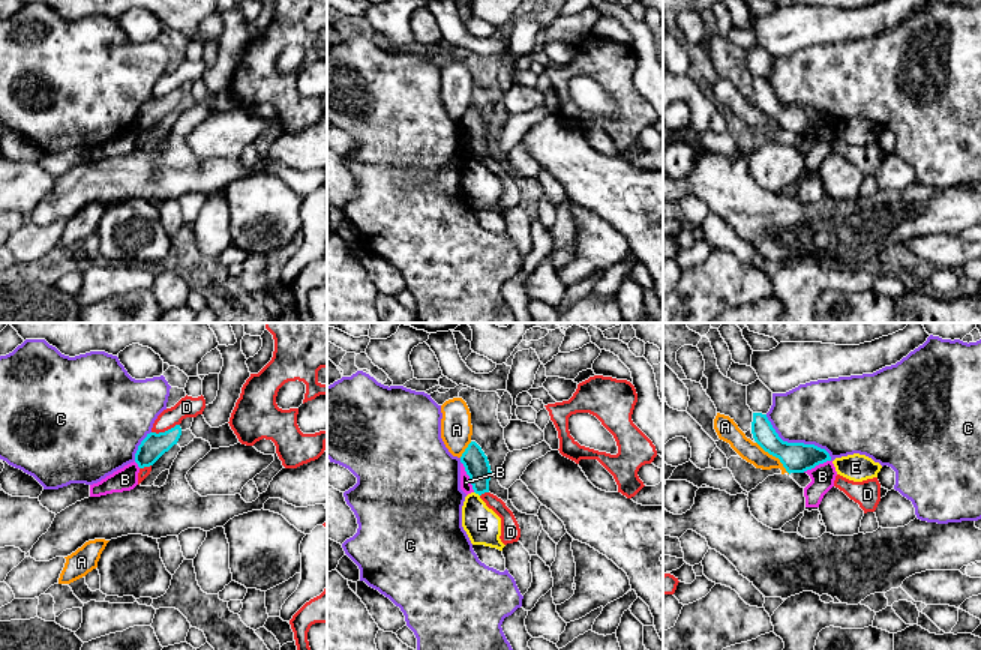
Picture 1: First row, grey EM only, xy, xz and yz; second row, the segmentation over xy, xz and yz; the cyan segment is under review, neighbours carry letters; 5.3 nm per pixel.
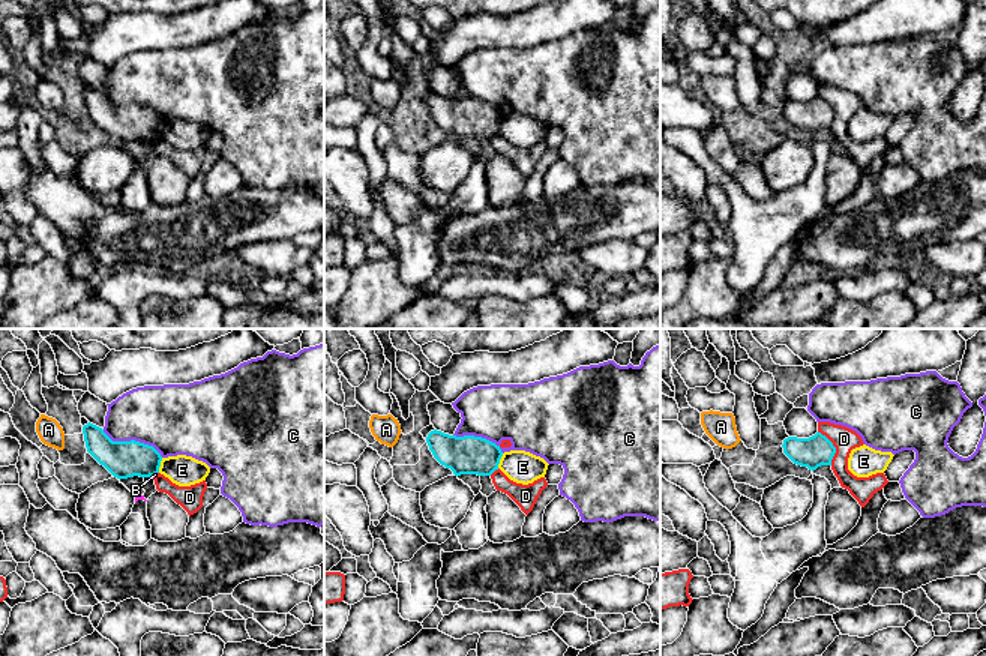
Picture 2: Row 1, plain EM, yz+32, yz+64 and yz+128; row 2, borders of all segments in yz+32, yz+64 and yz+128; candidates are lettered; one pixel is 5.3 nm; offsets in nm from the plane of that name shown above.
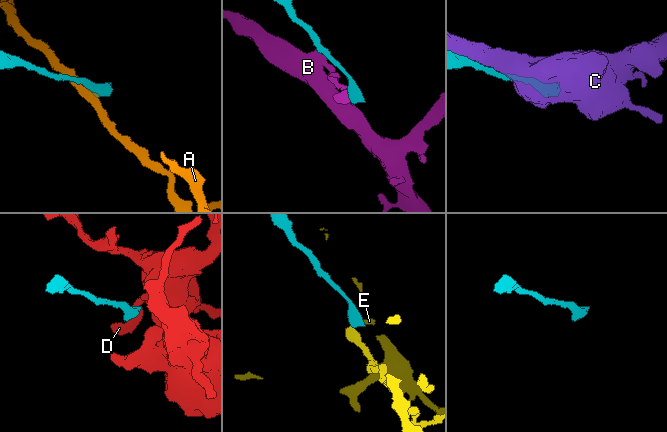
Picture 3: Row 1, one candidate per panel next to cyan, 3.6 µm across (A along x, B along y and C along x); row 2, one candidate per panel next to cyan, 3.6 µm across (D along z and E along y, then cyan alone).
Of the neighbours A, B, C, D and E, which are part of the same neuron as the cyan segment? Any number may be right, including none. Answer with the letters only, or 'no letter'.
no letter

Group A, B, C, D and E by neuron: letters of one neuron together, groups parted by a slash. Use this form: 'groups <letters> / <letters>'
groups A / B / C / D / E

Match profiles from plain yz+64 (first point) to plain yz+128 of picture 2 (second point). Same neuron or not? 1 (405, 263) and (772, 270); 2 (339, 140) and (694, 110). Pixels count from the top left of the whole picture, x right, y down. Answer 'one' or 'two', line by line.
1: two
2: two

